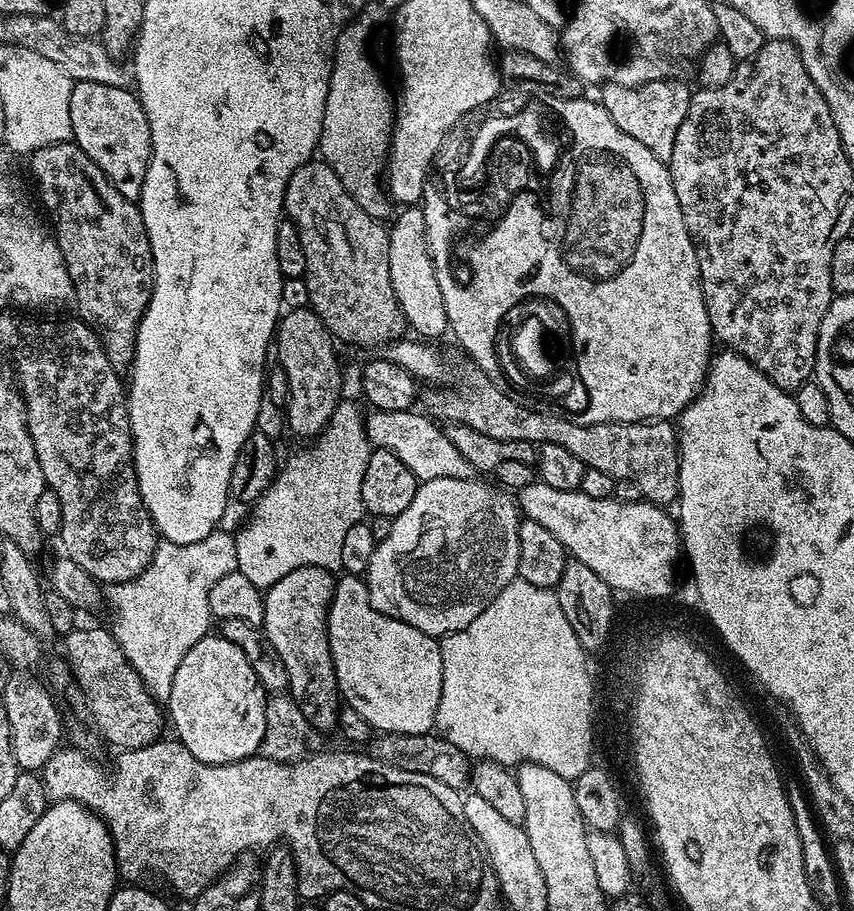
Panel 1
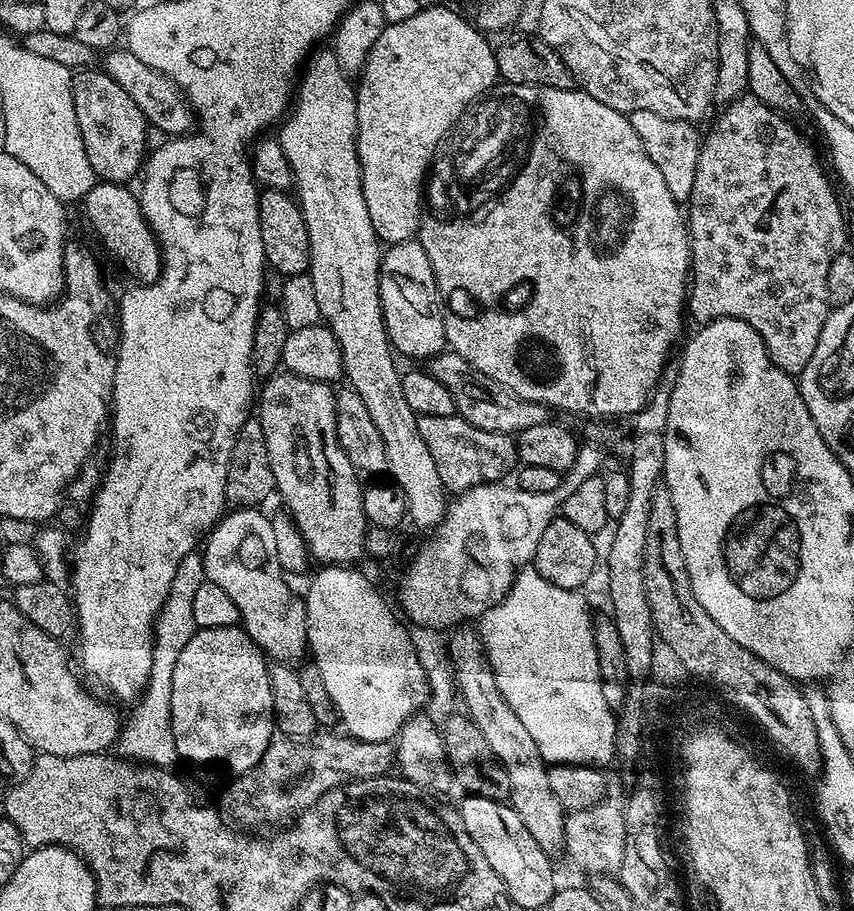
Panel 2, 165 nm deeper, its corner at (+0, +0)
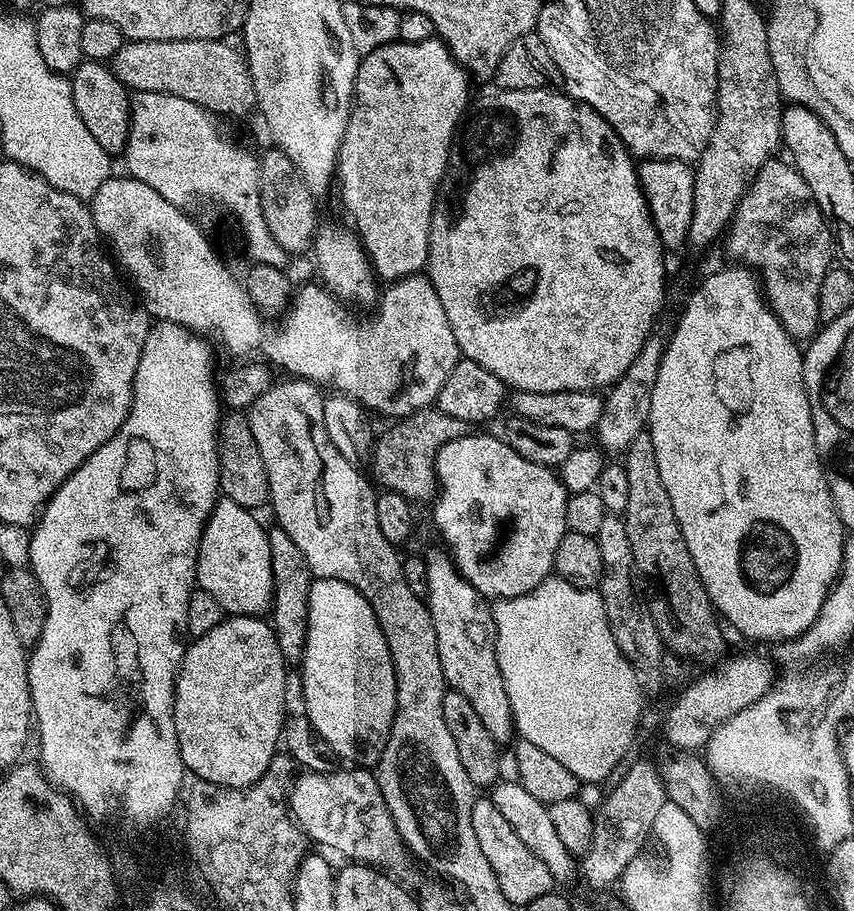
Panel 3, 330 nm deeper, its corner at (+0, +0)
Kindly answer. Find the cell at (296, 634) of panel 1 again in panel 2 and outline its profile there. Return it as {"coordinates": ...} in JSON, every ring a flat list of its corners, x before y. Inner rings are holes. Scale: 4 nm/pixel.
{"coordinates":[[259,507,241,508,229,511,221,515,216,521,216,527,208,533,202,544,202,557,204,561,204,579,209,584,222,586,238,606,240,624,248,636,260,647,265,657,281,664,295,665,296,660,303,661,308,647,308,619,304,609,304,601,301,593,296,593,287,584,286,573,281,568,278,560,277,547,274,540,274,526,272,520,260,513]]}

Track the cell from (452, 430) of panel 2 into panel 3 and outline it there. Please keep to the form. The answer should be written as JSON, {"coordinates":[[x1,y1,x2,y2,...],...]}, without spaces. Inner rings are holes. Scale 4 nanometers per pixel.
{"coordinates":[[435,406,418,410,414,414,397,419,393,428,375,437,370,453,370,476,381,489,402,494,407,500,431,501,438,491,436,482,436,451,454,438,469,435,470,425]]}

